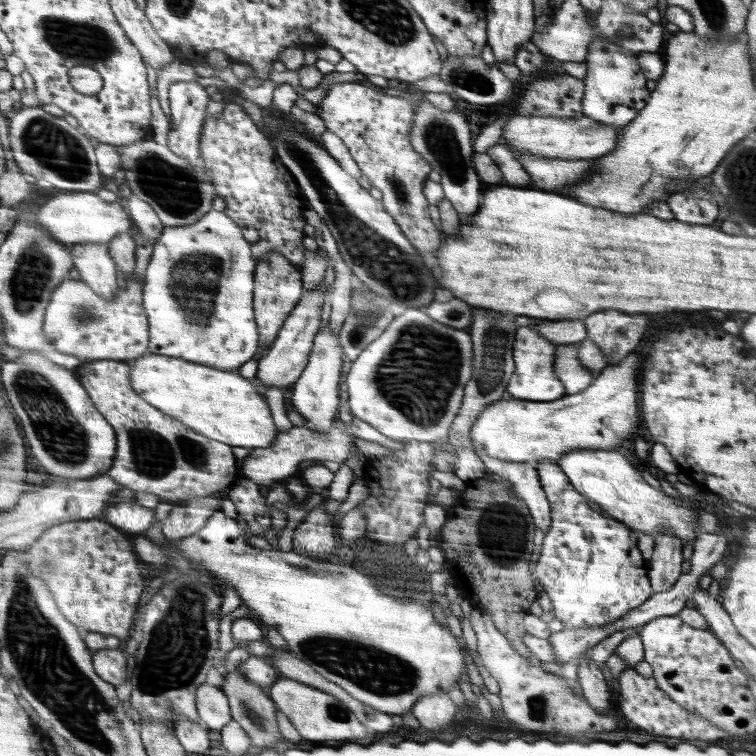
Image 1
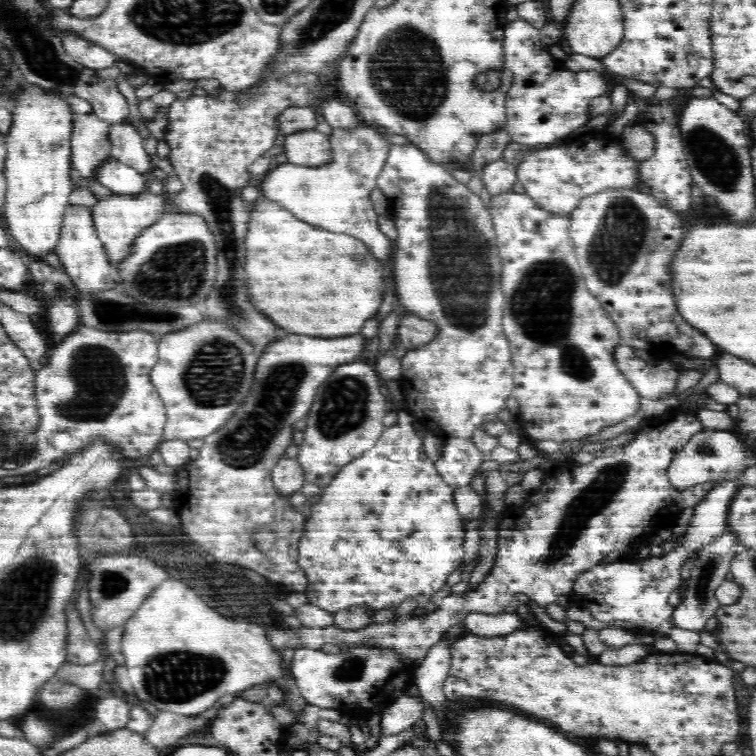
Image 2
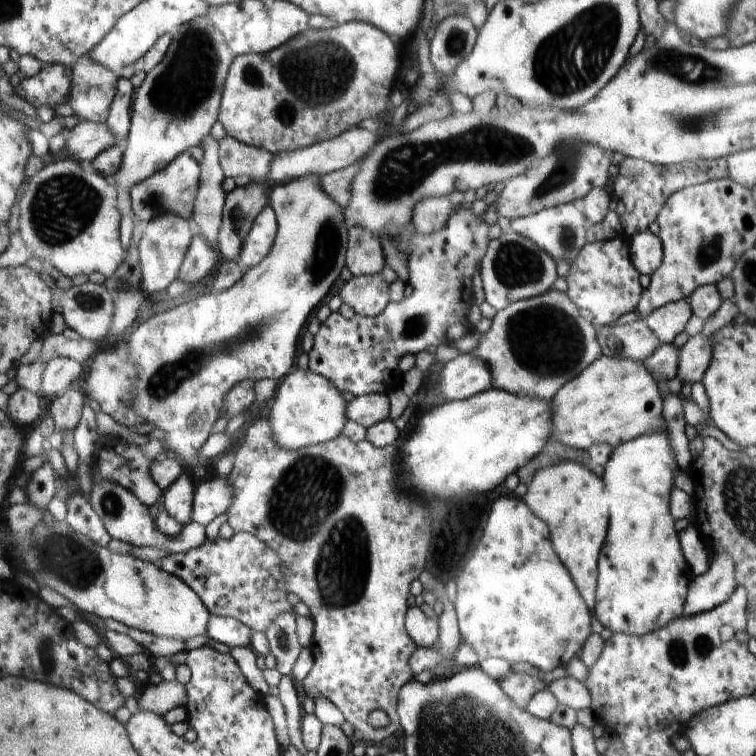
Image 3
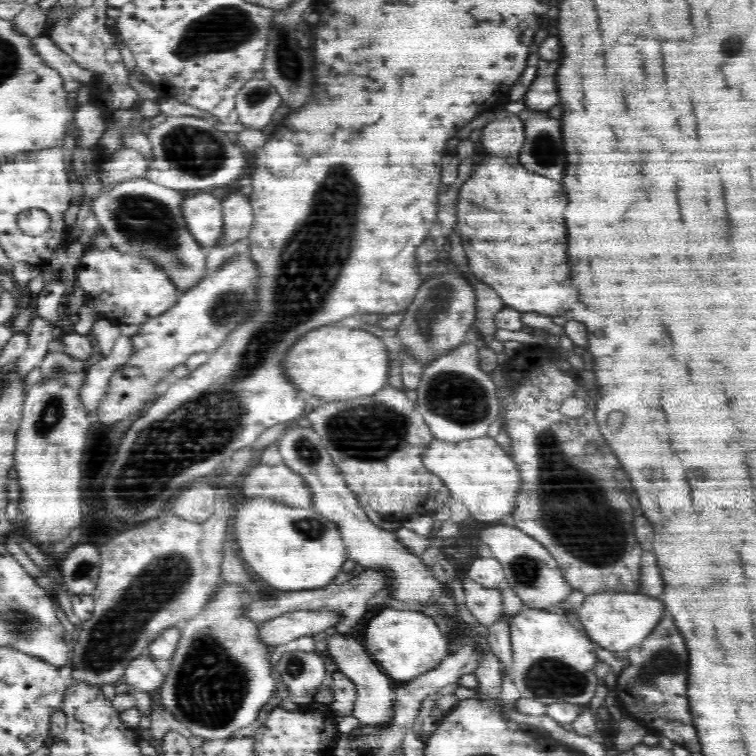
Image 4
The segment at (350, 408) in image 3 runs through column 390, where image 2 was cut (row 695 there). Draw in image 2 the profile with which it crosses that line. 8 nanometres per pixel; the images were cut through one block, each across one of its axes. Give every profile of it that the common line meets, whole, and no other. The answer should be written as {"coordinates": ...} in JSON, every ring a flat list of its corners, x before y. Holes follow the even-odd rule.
{"coordinates":[[398,696,394,698,394,702,384,708,382,716,382,736,394,734,404,730,410,724,416,724,418,720,422,720,424,714,424,702,420,696]]}

